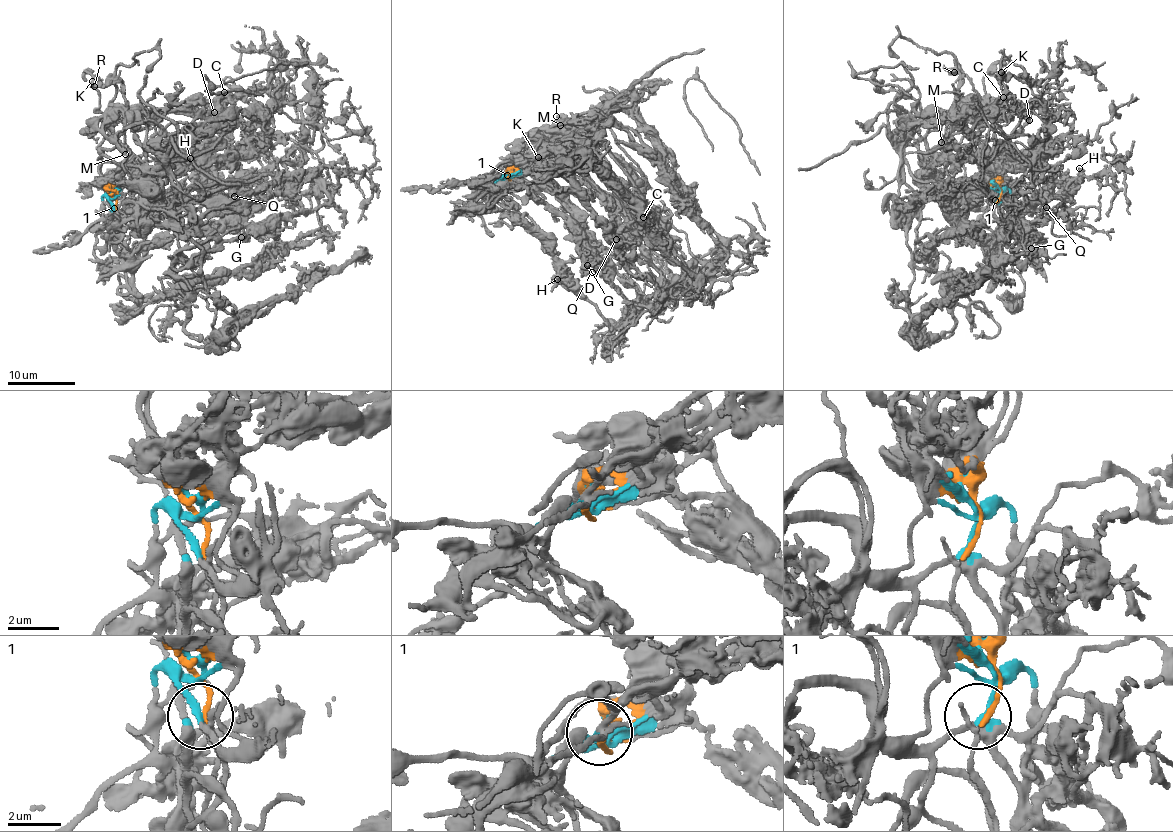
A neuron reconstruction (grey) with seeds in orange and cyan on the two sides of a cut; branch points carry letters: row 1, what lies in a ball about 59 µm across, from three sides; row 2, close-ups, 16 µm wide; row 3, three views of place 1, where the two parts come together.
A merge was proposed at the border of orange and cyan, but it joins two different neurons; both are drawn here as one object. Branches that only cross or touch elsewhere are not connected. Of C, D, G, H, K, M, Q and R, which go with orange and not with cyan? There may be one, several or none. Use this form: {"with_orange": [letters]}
{"with_orange": ["C", "D", "K", "M", "R"]}

